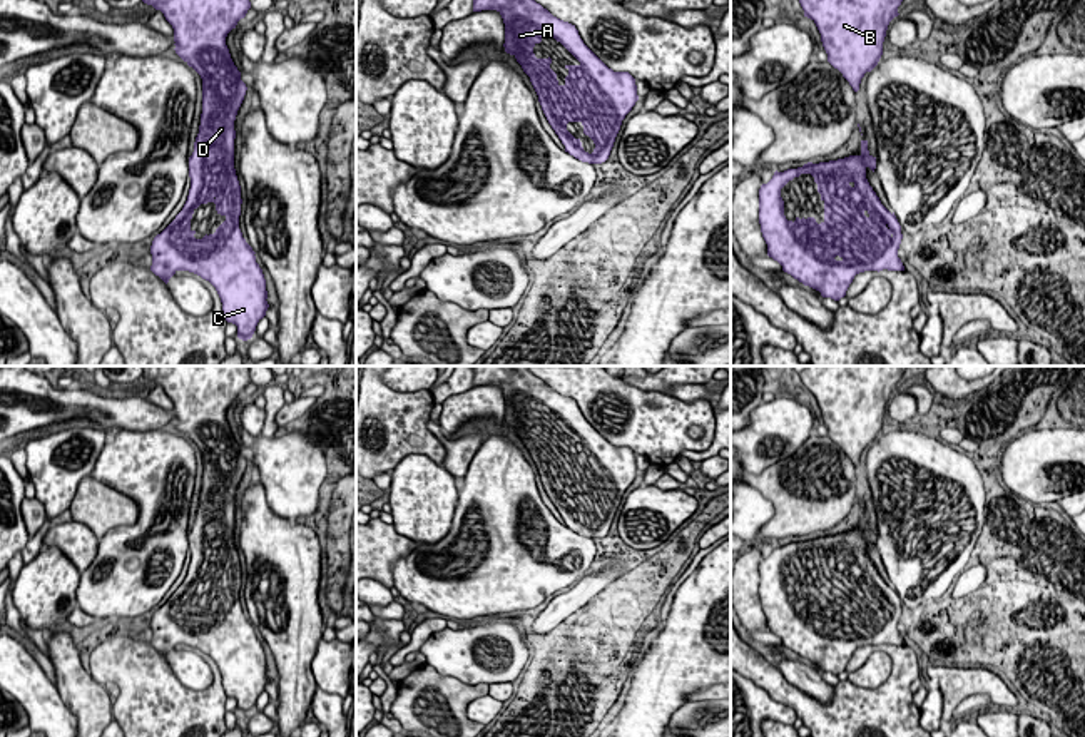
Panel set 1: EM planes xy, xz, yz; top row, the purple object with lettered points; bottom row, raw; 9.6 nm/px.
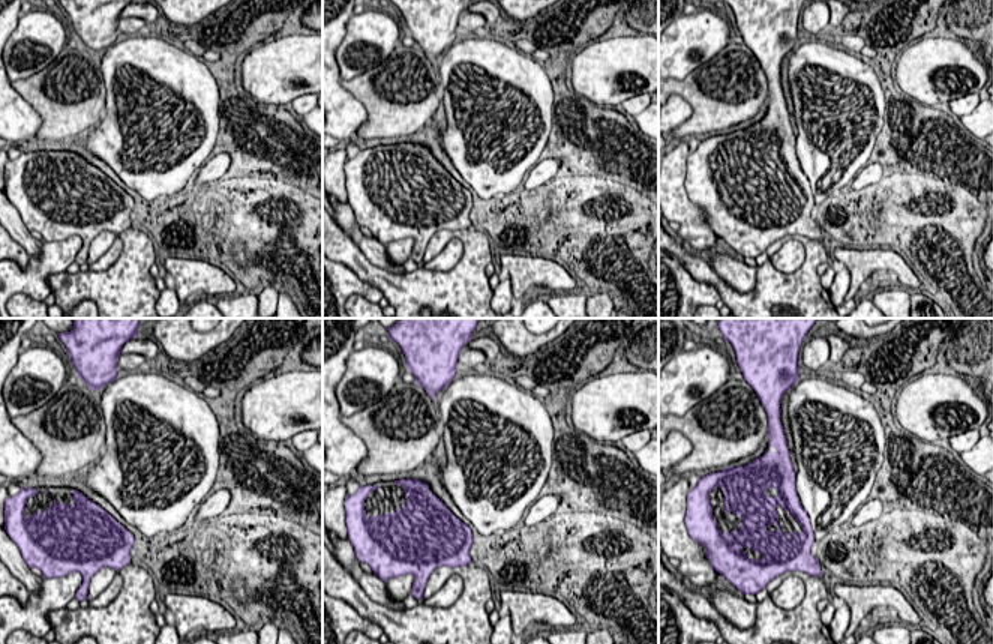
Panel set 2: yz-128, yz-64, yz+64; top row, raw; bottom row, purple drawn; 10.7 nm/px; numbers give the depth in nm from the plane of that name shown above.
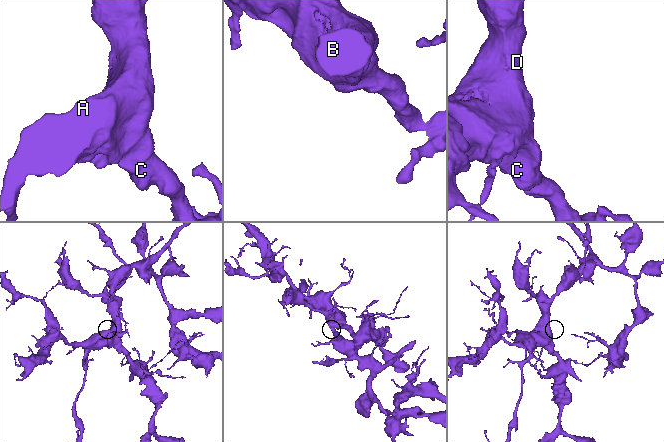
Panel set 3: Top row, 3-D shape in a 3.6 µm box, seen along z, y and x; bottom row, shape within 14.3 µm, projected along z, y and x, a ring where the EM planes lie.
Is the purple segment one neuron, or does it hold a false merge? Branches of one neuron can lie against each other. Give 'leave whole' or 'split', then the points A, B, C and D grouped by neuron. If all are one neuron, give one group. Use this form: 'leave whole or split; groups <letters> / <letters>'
leave whole; groups A B C D

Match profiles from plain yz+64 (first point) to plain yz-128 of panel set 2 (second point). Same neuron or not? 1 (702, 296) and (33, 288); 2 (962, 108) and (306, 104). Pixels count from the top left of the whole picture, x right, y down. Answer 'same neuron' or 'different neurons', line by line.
1: same neuron
2: same neuron

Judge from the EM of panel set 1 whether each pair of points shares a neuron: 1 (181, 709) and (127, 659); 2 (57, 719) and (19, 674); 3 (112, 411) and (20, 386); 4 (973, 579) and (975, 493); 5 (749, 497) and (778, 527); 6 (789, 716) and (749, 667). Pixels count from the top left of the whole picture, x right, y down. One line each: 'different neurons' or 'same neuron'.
1: same neuron
2: same neuron
3: same neuron
4: different neurons
5: different neurons
6: different neurons

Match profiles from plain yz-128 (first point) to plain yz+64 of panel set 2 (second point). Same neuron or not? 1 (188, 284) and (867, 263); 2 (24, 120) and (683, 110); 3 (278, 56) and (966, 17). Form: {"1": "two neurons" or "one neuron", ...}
{"1": "one neuron", "2": "one neuron", "3": "two neurons"}

